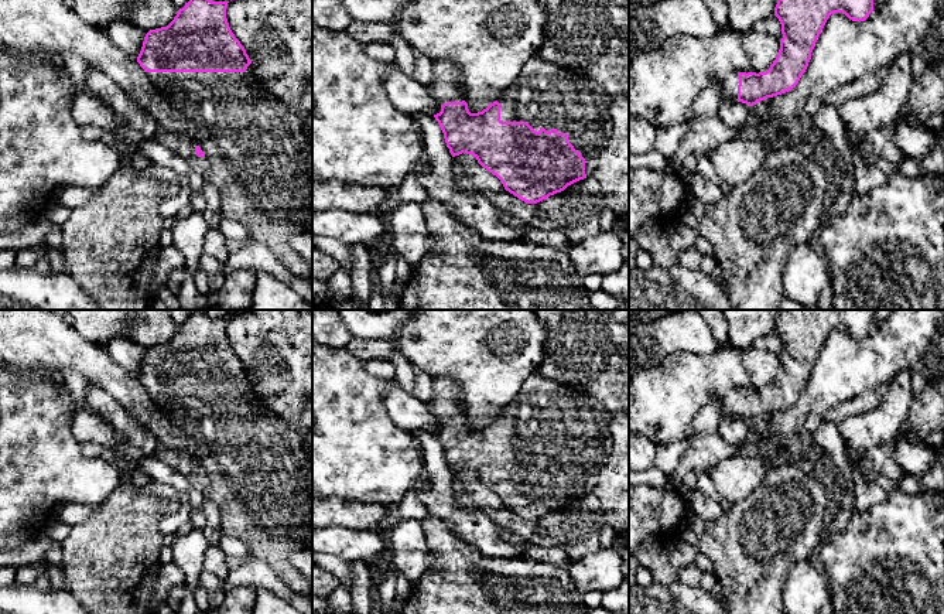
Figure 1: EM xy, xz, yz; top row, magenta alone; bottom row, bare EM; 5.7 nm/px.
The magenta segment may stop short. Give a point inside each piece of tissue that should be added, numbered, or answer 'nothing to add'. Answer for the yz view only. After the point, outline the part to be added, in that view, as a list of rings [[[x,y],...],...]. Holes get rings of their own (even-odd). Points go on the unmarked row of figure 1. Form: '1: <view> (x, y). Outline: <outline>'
1: yz (729, 402). Outline: [[[738,389],[721,398],[721,416],[738,417]]]

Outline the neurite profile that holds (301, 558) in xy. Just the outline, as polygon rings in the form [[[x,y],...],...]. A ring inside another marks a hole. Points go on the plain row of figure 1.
[[[305,545],[291,552],[291,563],[308,579],[312,589],[312,548]]]

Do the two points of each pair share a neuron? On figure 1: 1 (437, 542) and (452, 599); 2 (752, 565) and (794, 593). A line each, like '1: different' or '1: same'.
1: same
2: different

